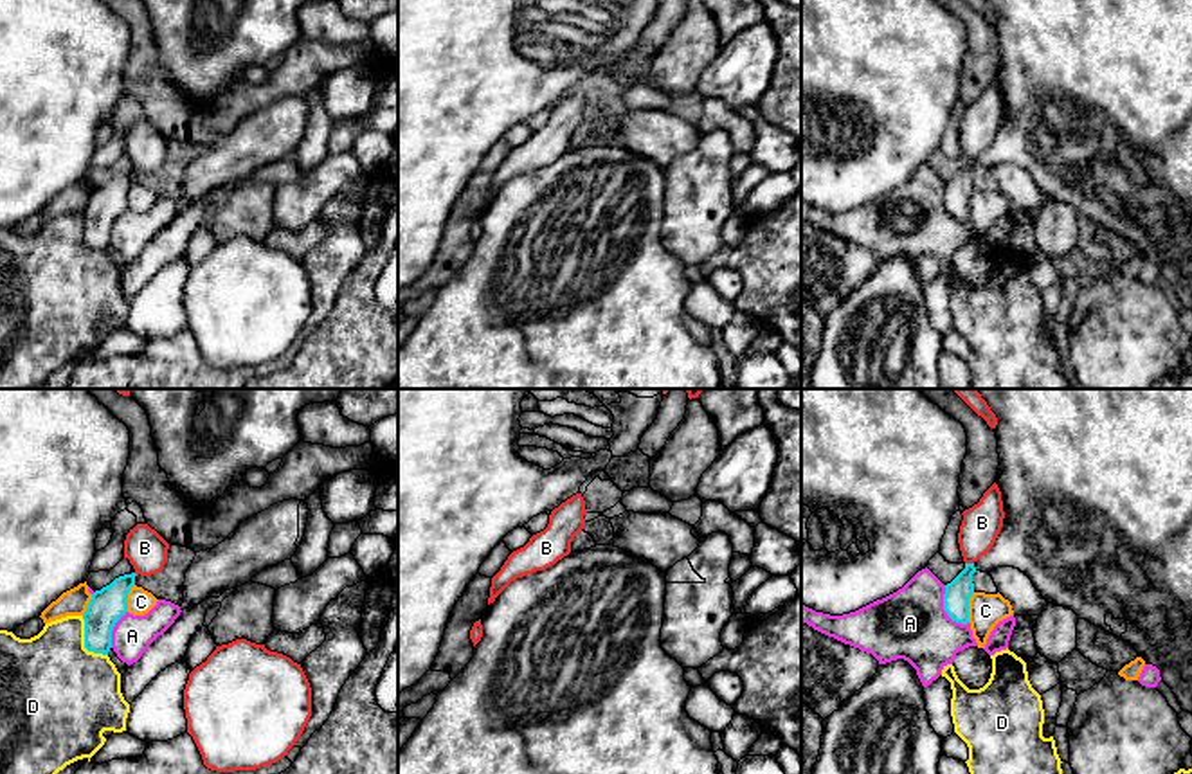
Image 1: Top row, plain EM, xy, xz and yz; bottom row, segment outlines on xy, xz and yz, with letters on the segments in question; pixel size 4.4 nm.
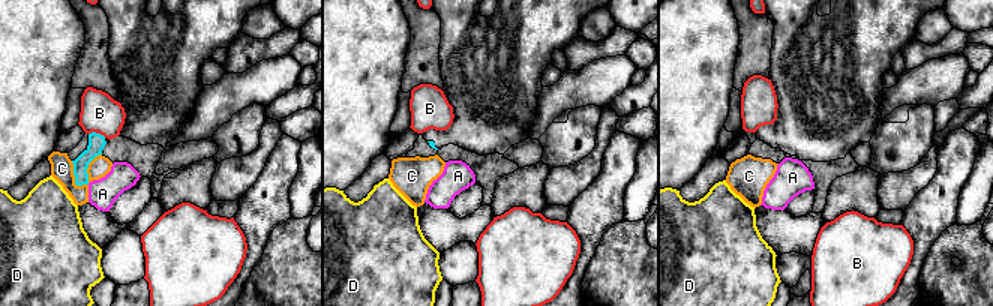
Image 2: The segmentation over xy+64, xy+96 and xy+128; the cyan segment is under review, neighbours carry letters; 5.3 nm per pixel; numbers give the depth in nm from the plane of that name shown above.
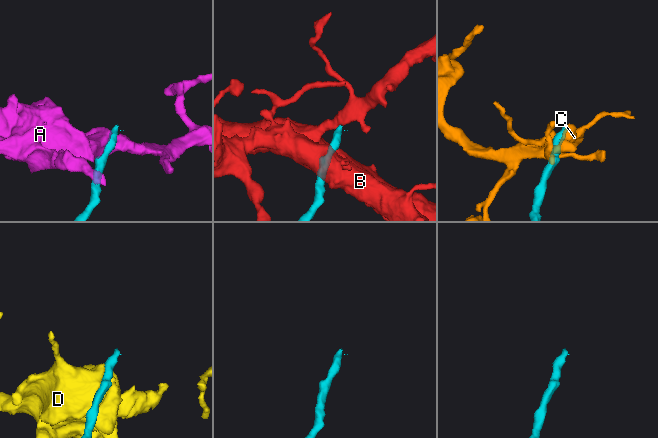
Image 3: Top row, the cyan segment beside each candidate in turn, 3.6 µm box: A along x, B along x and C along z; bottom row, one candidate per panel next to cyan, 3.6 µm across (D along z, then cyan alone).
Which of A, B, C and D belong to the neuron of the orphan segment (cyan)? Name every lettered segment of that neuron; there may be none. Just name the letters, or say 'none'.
none

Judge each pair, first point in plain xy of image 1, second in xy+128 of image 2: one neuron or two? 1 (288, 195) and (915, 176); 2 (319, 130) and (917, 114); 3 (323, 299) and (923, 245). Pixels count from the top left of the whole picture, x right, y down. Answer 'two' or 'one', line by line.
1: one
2: one
3: one

